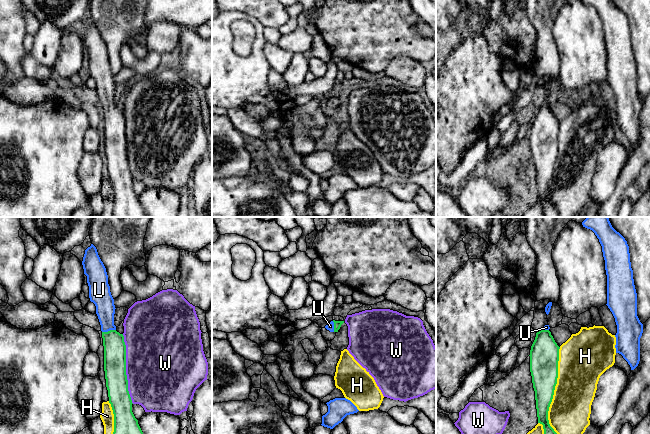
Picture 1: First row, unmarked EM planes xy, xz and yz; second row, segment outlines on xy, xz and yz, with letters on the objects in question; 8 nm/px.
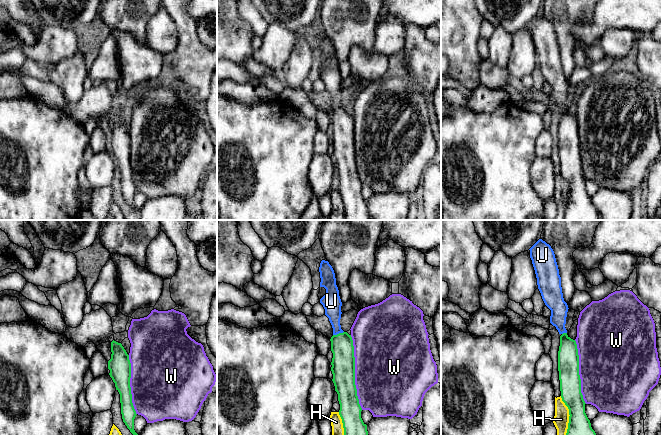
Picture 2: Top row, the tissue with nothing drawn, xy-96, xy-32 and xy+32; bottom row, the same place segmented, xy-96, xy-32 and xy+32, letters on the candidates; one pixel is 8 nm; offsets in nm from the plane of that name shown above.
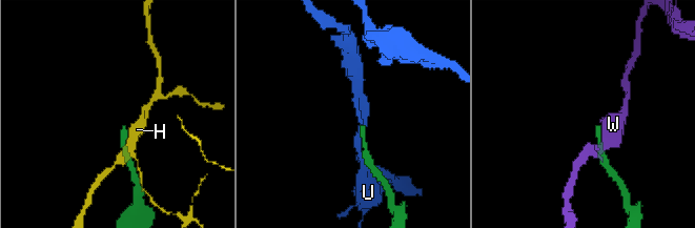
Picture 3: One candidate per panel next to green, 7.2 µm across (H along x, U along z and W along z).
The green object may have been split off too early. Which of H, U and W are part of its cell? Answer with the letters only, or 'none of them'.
U

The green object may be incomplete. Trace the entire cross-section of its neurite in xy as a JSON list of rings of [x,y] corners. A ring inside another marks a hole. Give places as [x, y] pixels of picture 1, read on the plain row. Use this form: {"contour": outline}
{"contour": [[[96,23],[85,26],[82,37],[87,52],[89,74],[96,82],[104,122],[104,147],[109,179],[114,190],[113,217],[145,217],[132,188],[132,176],[126,151],[126,121],[123,110],[114,101],[115,81],[108,60],[106,44]]]}

